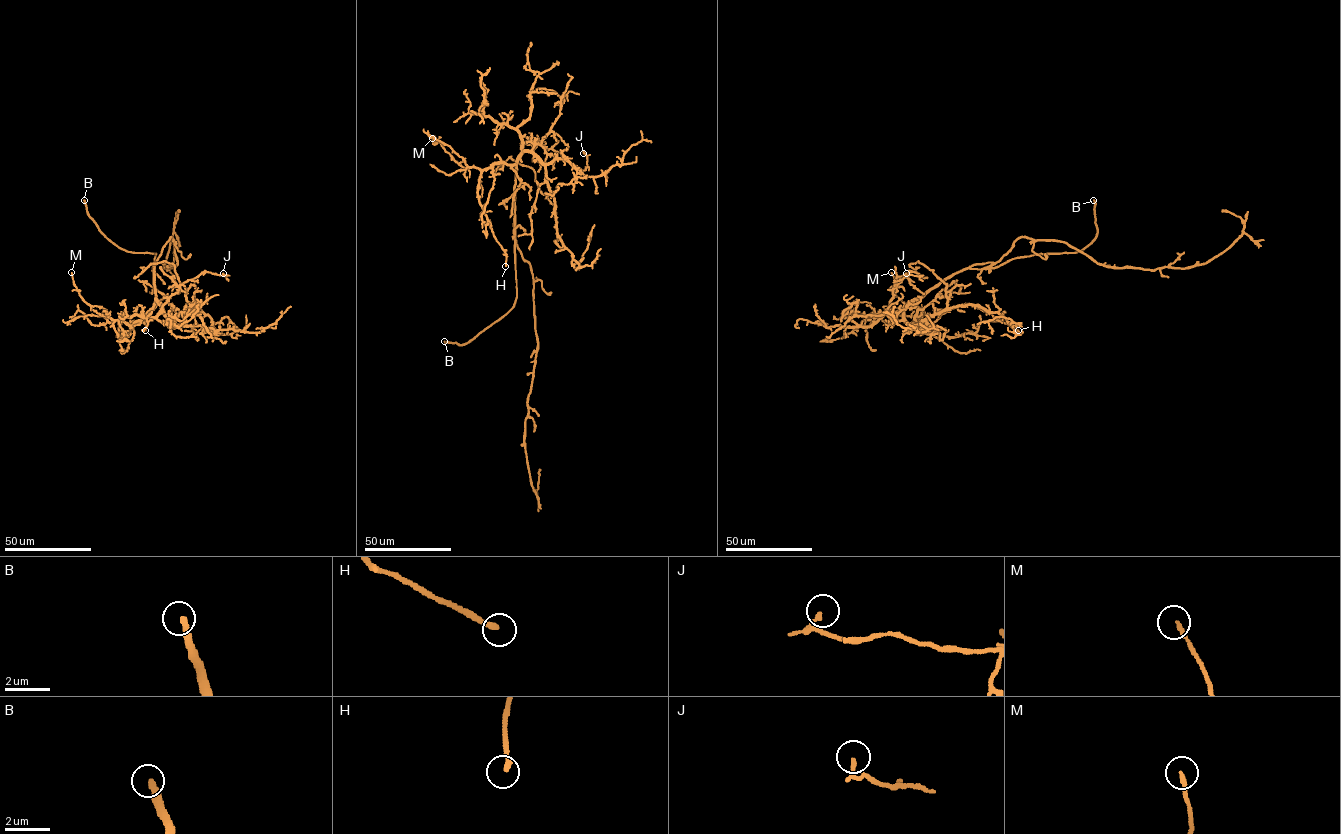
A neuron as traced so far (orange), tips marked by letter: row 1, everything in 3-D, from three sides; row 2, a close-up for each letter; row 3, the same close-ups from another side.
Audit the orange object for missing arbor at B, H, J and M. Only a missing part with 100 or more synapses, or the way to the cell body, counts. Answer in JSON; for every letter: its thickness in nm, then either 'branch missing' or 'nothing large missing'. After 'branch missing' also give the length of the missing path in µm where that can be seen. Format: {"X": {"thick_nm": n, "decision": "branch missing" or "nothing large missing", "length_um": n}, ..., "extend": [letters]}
{"B": {"thick_nm": 320, "decision": "branch missing", "length_um": 15}, "H": {"thick_nm": 240, "decision": "nothing large missing"}, "J": {"thick_nm": 100, "decision": "nothing large missing"}, "M": {"thick_nm": 180, "decision": "nothing large missing"}, "extend": ["B"]}

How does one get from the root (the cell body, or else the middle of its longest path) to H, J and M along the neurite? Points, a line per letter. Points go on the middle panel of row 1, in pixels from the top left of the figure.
H: (518, 247), (513, 231), (515, 166), (496, 162), (481, 172), (478, 194), (493, 234), (505, 252), (505, 266)
J: (518, 247), (513, 223), (516, 162), (521, 137), (538, 140), (584, 170), (587, 157), (583, 153)
M: (518, 247), (513, 231), (515, 166), (496, 162), (482, 170), (467, 169), (432, 138)

